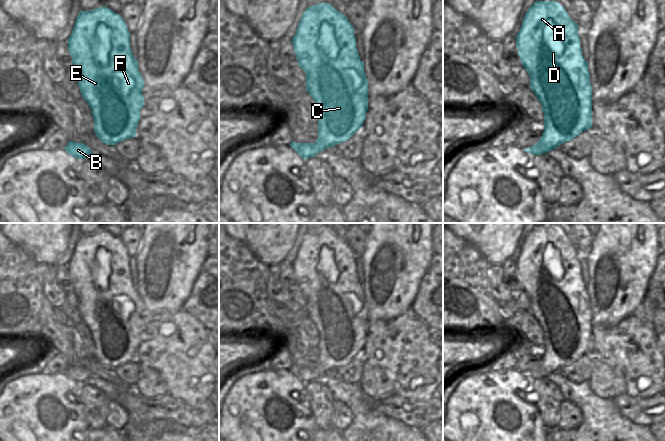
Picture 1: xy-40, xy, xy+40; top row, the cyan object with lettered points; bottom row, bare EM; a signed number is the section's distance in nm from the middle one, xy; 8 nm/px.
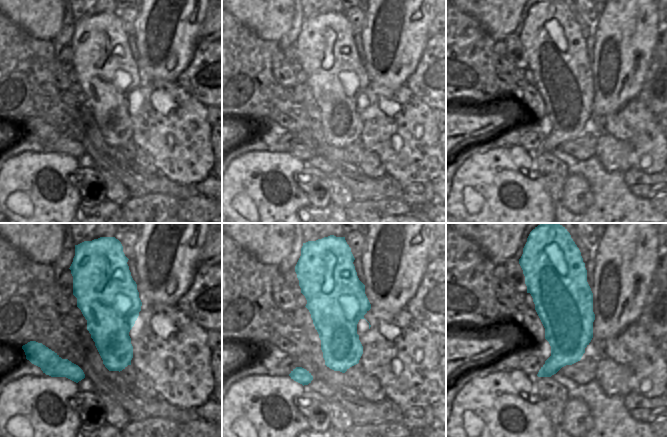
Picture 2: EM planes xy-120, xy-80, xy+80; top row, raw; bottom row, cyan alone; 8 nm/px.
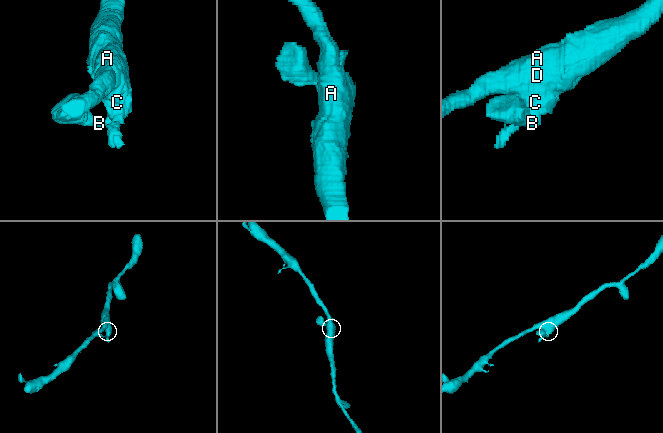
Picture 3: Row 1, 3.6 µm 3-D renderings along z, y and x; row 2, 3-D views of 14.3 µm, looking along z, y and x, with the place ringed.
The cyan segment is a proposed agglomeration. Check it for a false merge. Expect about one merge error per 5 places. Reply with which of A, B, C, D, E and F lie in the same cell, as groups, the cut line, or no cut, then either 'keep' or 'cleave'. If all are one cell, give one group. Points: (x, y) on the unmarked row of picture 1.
A B C D E F | no cut | keep

